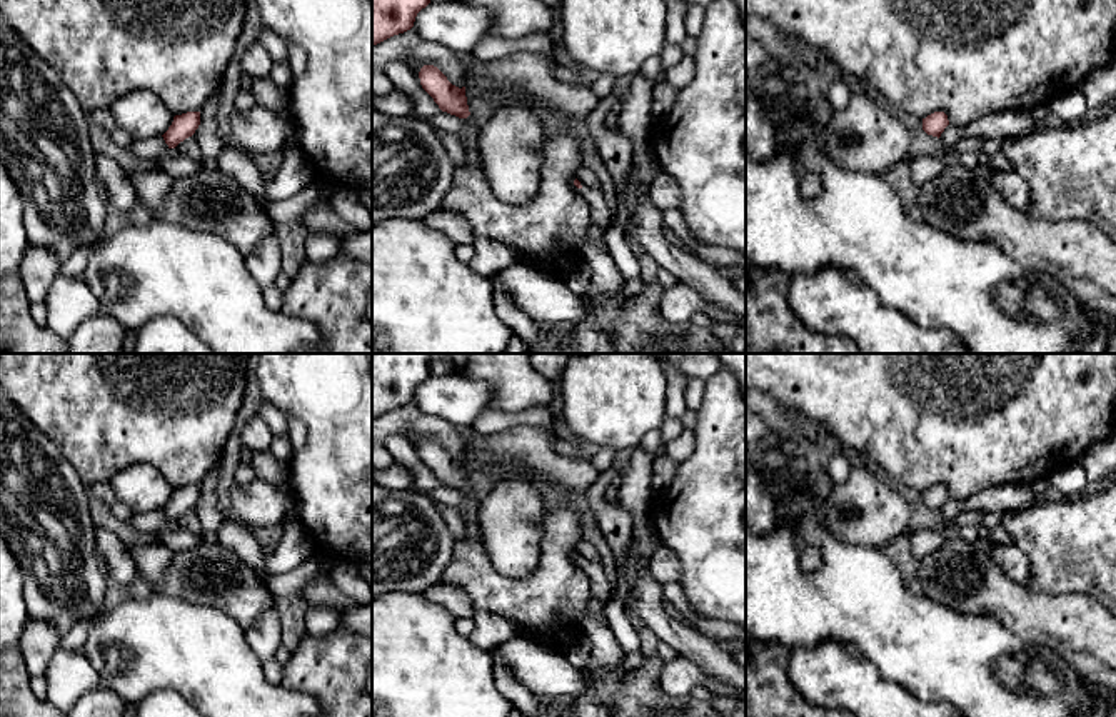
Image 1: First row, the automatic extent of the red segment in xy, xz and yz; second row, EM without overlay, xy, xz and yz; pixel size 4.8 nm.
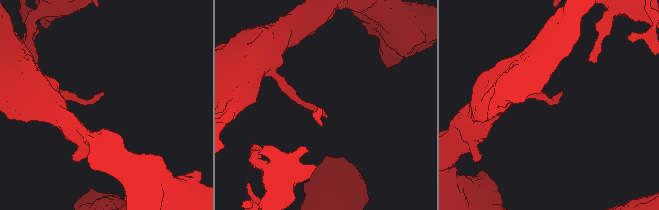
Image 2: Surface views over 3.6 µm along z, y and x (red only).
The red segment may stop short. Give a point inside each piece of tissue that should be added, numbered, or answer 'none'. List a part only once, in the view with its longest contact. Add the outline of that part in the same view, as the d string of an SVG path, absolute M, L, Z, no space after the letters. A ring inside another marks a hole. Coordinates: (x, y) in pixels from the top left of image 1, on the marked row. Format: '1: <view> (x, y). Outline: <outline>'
none

